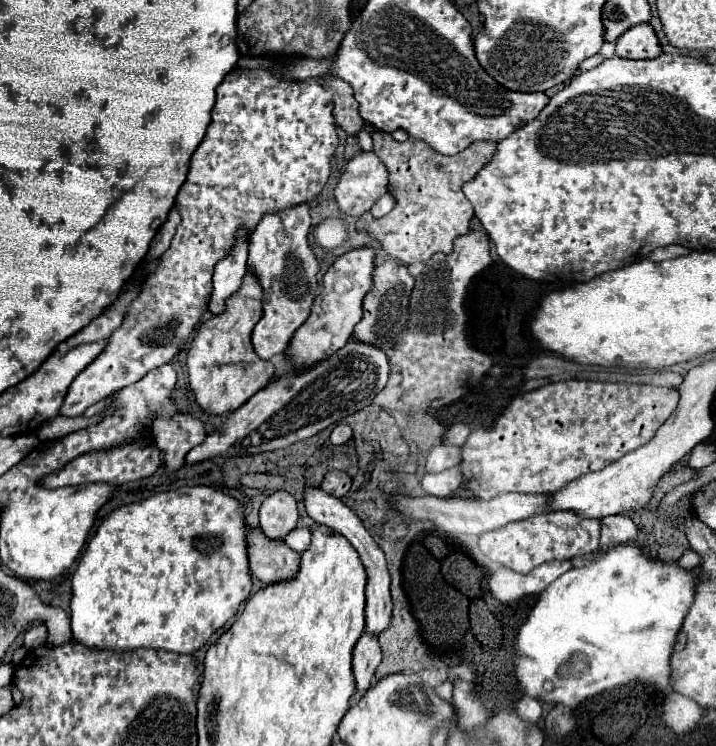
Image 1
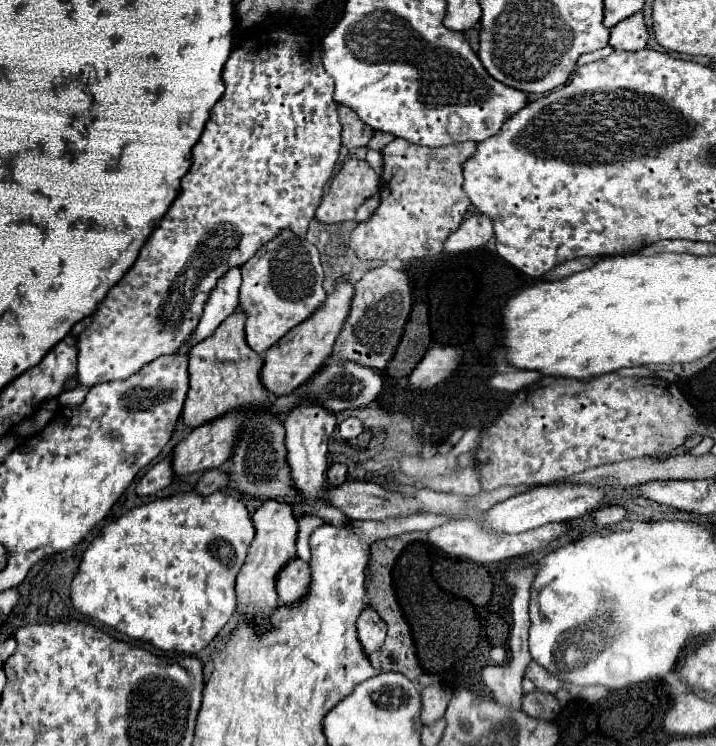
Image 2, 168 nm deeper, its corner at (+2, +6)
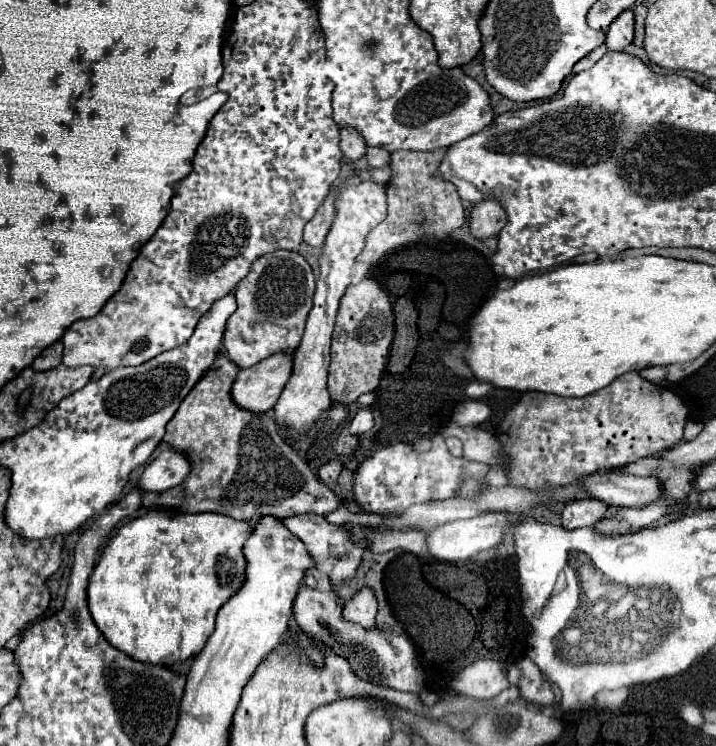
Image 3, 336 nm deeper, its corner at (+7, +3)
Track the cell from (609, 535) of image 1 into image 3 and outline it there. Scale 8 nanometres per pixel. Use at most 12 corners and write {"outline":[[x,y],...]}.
{"outline":[[593,497],[569,501],[561,511],[565,529],[593,527],[607,505]]}

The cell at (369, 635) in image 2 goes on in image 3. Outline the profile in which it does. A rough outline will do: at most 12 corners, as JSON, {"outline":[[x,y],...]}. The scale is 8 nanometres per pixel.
{"outline":[[359,589],[343,607],[347,621],[373,627],[377,599],[373,589]]}

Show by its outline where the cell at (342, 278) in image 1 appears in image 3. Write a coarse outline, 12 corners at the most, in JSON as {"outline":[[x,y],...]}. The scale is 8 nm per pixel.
{"outline":[[271,355],[241,369],[233,403],[271,411],[291,375],[293,357]]}

